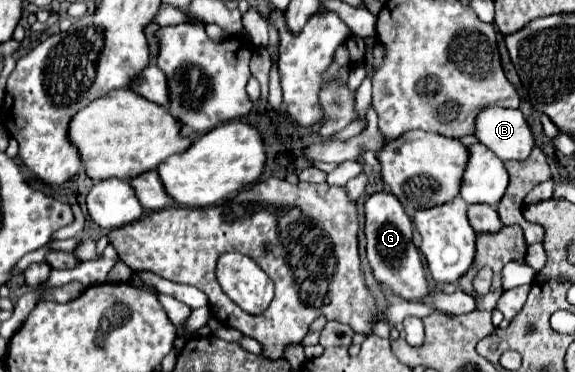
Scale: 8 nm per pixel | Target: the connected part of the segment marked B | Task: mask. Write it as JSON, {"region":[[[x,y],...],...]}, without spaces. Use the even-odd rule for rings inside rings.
{"region":[[[486,107],[476,115],[474,135],[502,161],[526,159],[534,145],[532,131],[518,109]]]}

